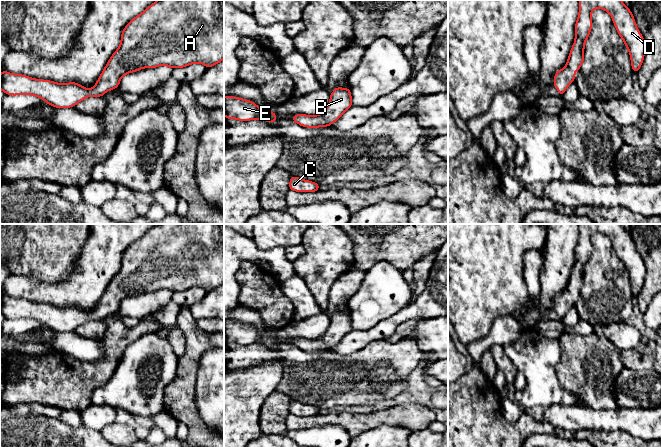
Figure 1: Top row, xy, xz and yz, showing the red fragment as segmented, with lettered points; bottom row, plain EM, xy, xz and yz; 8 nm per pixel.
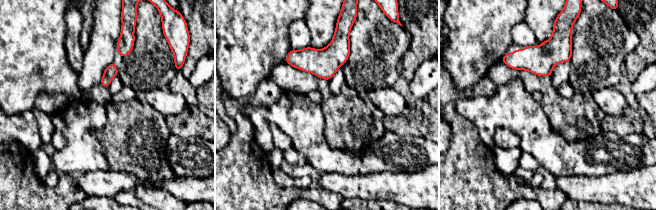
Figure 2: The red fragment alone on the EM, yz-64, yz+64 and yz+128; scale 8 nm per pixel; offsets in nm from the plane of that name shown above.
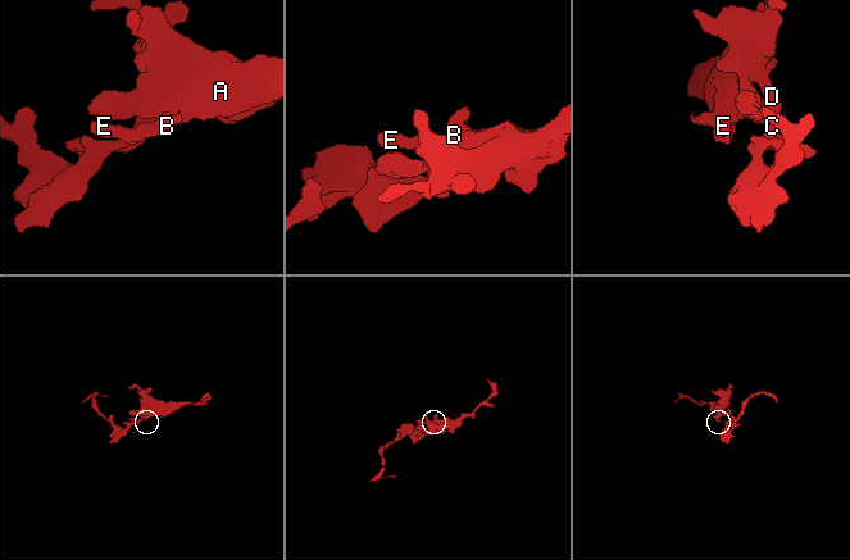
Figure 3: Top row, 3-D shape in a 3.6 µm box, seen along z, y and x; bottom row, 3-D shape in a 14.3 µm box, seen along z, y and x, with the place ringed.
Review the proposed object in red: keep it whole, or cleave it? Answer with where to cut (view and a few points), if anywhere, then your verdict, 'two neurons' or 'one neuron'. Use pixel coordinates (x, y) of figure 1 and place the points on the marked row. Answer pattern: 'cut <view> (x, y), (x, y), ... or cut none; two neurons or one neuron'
cut none; one neuron

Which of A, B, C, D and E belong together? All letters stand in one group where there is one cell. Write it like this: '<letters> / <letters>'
A B C D E

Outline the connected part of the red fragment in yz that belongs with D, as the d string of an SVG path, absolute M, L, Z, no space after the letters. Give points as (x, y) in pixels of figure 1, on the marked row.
M579 0L579 15L575 24L575 41L571 48L566 66L554 76L554 87L562 96L567 87L575 81L575 72L584 60L584 46L592 29L591 13L594 9L606 10L612 17L618 34L623 39L636 74L643 62L646 44L636 26L635 19L621 0Z

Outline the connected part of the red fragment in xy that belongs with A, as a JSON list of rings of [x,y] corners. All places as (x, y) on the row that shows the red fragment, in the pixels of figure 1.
[[[157,0],[155,3],[147,7],[140,15],[133,18],[124,28],[121,35],[121,43],[118,49],[113,53],[108,63],[106,64],[103,72],[101,73],[99,79],[97,80],[95,86],[92,89],[86,89],[85,87],[79,85],[78,83],[55,83],[50,80],[41,80],[34,79],[21,74],[12,74],[7,71],[2,70],[0,74],[0,89],[4,91],[7,95],[33,95],[43,99],[47,104],[50,104],[53,107],[57,108],[69,108],[74,107],[77,103],[84,100],[90,96],[104,96],[104,94],[109,91],[117,88],[119,86],[121,78],[127,74],[136,72],[142,68],[156,68],[160,65],[166,65],[170,68],[182,68],[193,63],[201,63],[207,68],[210,68],[217,63],[221,62],[224,59],[224,0]]]

